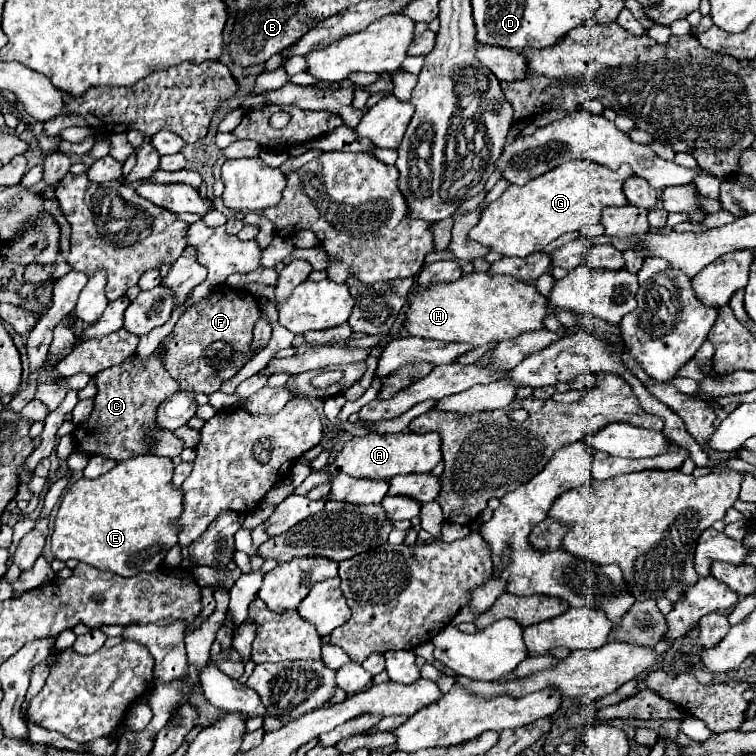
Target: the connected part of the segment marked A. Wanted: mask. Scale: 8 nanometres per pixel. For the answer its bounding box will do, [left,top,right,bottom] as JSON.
[306,432,442,500]

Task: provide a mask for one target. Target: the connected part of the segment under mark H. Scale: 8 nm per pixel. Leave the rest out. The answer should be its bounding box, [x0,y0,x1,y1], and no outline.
[406,272,548,348]

